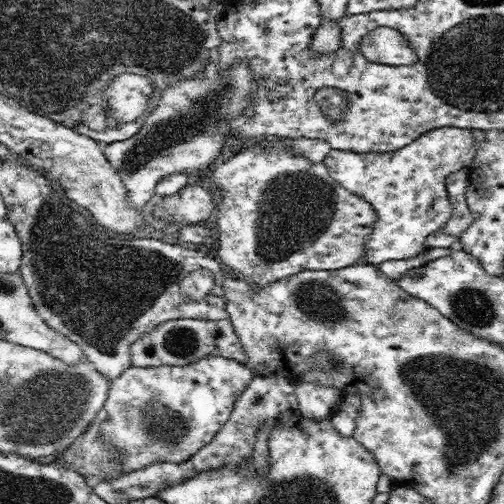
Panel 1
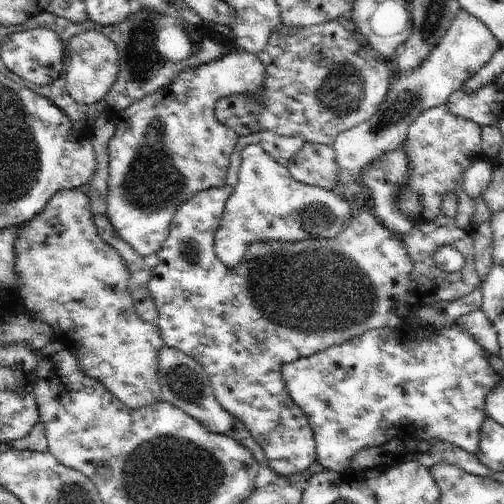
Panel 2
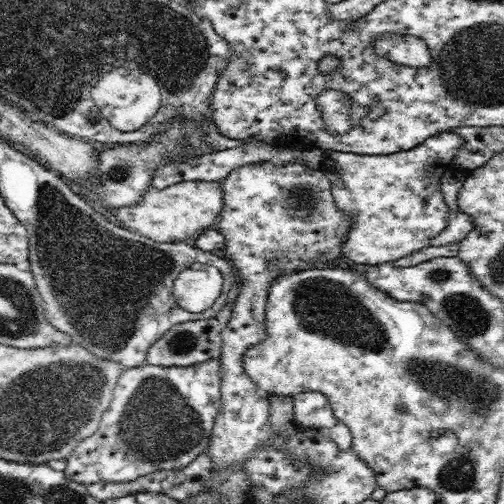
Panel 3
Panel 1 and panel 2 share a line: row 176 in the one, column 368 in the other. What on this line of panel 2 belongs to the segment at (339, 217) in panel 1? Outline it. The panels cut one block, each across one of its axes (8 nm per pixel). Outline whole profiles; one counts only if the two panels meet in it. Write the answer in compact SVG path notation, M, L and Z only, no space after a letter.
M229 186L203 190L203 192L197 192L195 196L191 196L187 202L183 202L175 210L175 214L171 218L171 224L169 224L169 234L163 240L161 248L157 250L157 264L151 270L151 278L147 282L151 300L157 306L157 320L153 324L159 328L159 334L161 334L161 340L163 340L165 348L175 348L175 350L187 354L189 358L193 358L197 364L201 364L201 368L205 368L205 372L209 376L209 384L213 388L215 400L227 412L231 412L249 430L249 434L253 434L255 442L265 452L265 458L267 458L267 464L269 464L271 472L275 472L277 476L291 476L291 474L299 474L299 472L307 470L307 466L317 460L317 452L315 452L315 436L313 436L315 432L313 432L305 412L295 404L295 400L285 390L285 384L281 380L281 368L285 364L293 364L299 358L311 358L313 354L325 352L331 346L341 346L341 344L345 344L353 338L361 338L365 332L383 330L383 328L395 330L395 328L407 324L409 312L415 308L415 302L417 302L415 294L411 292L413 262L411 262L411 258L407 254L407 248L403 244L403 236L399 236L393 230L379 224L377 218L373 216L373 212L359 212L359 214L353 212L355 220L331 240L305 240L305 242L291 242L291 244L289 242L255 242L245 250L243 260L239 260L237 268L231 270L215 256L215 248L213 248L215 232L217 232L219 220L221 220L221 206L223 206L223 200L229 192L231 192Z

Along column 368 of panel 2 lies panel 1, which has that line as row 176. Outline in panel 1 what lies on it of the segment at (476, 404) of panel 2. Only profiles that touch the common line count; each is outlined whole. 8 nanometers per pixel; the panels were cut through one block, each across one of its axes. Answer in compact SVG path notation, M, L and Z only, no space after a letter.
M458 128L430 130L396 152L324 152L322 162L328 166L330 176L340 186L368 202L378 216L364 248L368 264L380 266L388 260L408 260L426 250L424 242L438 234L454 212L446 188L448 176L470 168L476 152L474 132Z

